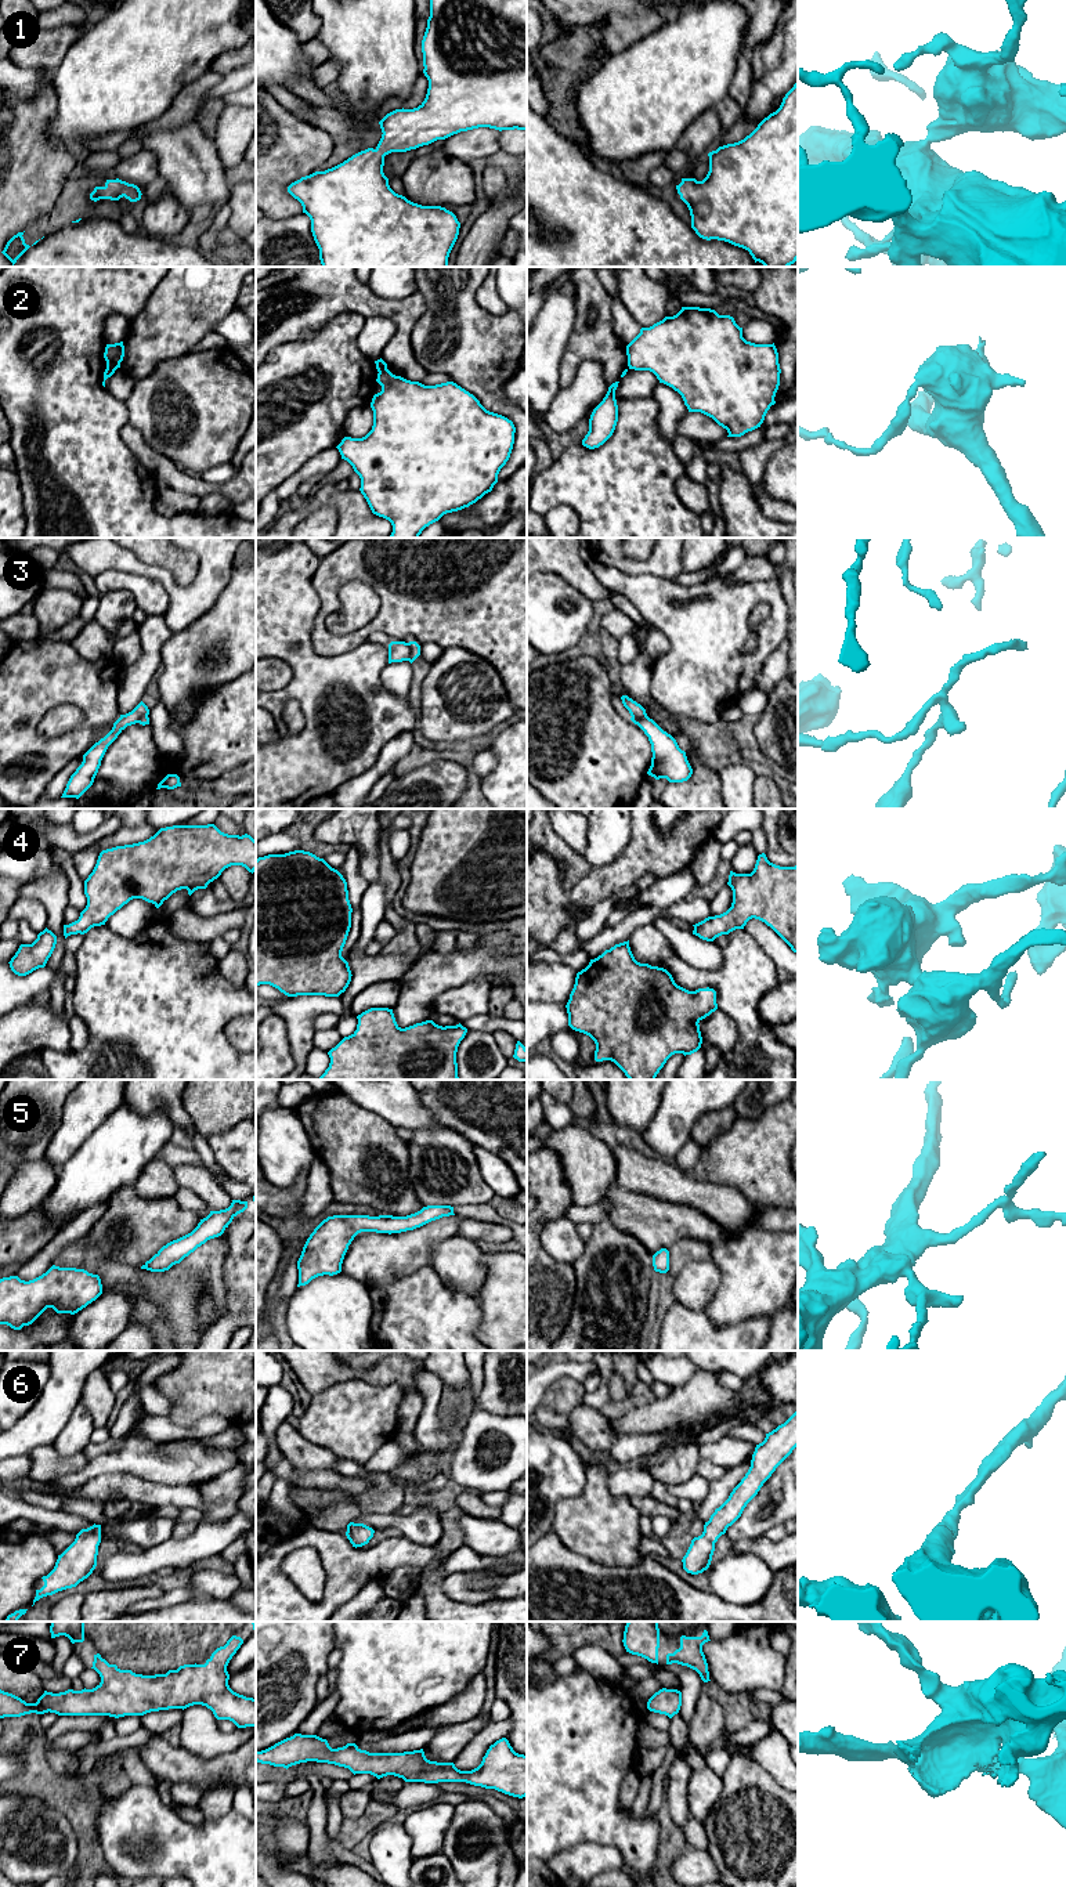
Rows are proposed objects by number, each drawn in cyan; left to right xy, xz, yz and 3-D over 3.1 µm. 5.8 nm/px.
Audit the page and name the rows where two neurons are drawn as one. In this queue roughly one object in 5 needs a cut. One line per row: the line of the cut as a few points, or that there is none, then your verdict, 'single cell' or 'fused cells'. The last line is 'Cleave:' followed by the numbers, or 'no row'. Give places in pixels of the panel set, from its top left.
1: no cut | single cell
2: xy (107, 365), (115, 369) | fused cells
3: xz (408, 643), (409, 660) | fused cells
4: no cut | single cell
5: no cut | single cell
6: no cut | single cell
7: no cut | single cell
Cleave: 2, 3

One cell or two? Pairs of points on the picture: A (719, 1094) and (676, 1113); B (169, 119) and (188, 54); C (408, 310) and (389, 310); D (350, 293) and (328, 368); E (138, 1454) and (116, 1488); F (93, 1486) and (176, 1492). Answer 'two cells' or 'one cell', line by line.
A: one cell
B: two cells
C: one cell
D: two cells
E: two cells
F: one cell

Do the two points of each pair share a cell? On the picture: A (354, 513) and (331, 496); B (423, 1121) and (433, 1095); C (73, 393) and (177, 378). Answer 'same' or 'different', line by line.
A: same
B: different
C: different

